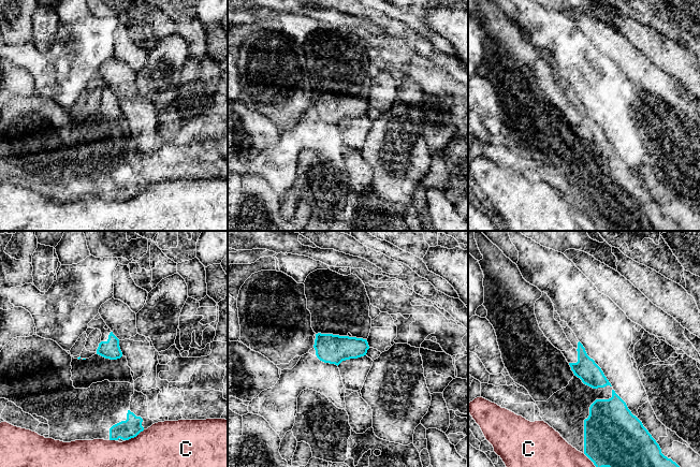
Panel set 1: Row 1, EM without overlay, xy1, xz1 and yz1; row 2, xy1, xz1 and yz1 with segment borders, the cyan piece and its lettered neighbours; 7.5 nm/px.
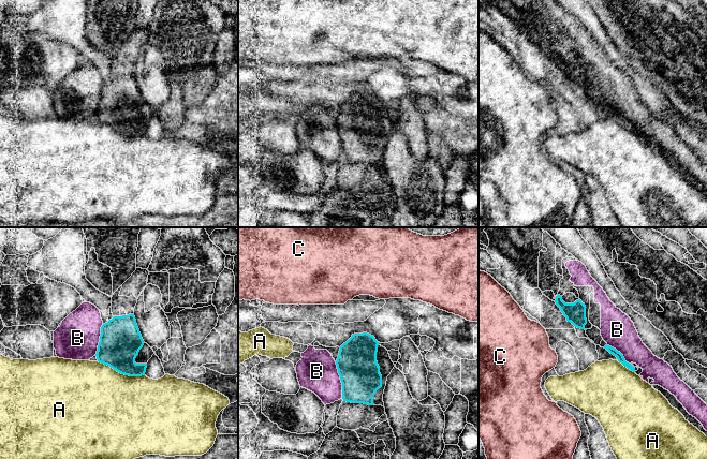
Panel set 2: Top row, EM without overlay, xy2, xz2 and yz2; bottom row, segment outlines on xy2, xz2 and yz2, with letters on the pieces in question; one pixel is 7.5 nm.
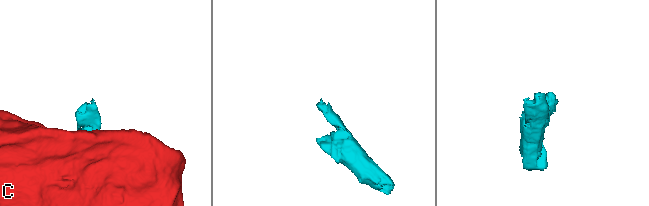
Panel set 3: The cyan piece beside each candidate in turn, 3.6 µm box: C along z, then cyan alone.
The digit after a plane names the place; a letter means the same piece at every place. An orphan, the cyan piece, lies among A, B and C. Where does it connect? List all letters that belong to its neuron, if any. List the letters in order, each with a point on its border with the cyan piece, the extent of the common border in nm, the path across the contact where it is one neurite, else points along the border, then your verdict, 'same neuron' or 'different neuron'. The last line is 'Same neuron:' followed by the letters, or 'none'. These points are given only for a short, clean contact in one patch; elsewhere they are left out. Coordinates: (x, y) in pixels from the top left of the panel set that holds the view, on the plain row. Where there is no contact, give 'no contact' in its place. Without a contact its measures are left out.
A: xy2 (120, 132) | 380 nm | different neuron
B: xz2 (340, 138) | 280 nm | different neuron
C: xy1 (134, 195) | 170 nm | different neuron
Same neuron: none

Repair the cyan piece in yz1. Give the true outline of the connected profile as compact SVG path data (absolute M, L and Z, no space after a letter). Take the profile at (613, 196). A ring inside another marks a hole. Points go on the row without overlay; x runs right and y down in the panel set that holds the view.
M612 149L609 159L596 159L584 179L584 214L597 229L609 227L611 231L683 231L661 213L661 208L642 181L631 173L626 162Z

